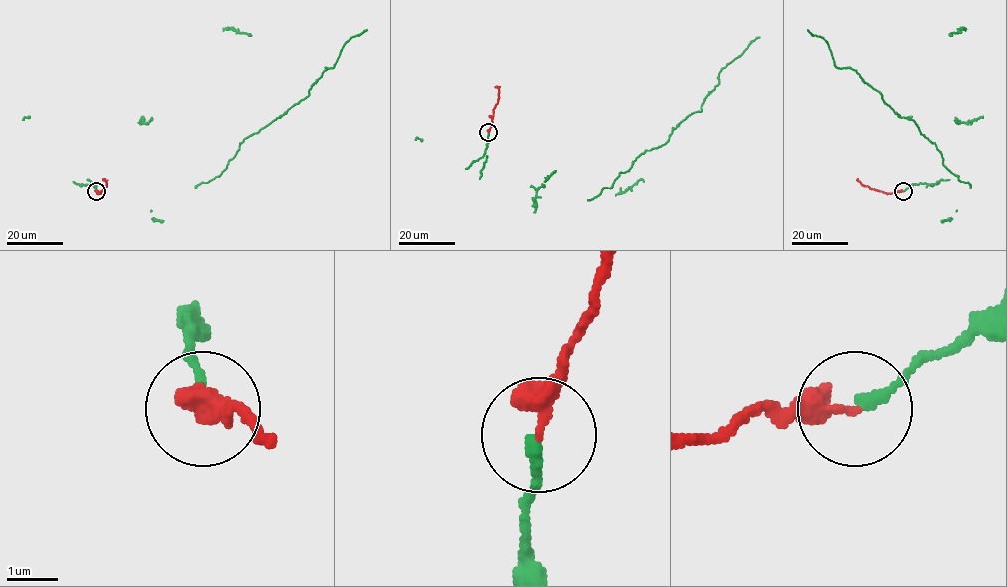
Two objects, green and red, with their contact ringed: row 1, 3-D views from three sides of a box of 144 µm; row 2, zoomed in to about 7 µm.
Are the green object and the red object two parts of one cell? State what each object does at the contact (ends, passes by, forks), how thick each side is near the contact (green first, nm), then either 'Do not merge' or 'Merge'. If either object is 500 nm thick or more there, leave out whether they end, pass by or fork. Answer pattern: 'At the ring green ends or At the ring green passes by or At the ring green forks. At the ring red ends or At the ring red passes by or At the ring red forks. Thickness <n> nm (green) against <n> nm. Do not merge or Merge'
At the ring green ends. At the ring red ends. Thickness 240 nm (green) against 340 nm. Merge

